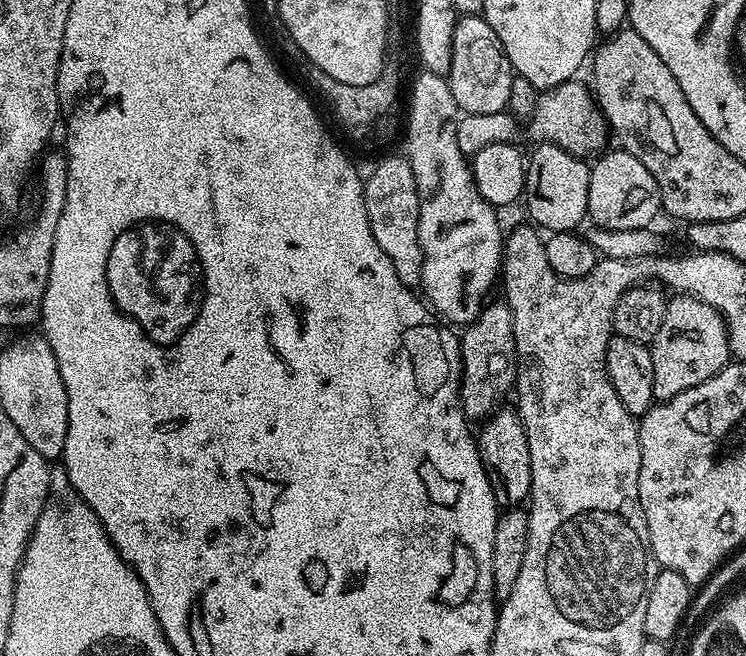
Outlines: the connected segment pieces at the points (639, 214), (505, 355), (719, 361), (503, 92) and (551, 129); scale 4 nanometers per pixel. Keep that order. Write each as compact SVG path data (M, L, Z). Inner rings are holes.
M605 151L599 157L601 160L591 165L587 219L592 220L595 227L610 230L647 228L653 223L651 220L662 212L658 184L653 174L633 154L615 151Z
M485 303L480 317L463 329L460 342L460 404L469 421L480 422L501 407L500 399L513 391L516 383L514 326L507 303Z
M676 294L666 306L666 318L658 326L658 334L650 342L654 362L654 394L656 400L669 400L690 386L717 376L730 362L728 328L724 317L714 307L696 296Z
M483 15L460 16L454 26L454 46L452 47L452 61L446 77L450 90L454 94L454 102L464 114L498 114L505 111L510 102L510 86L513 78L512 63L502 46L498 42L498 34L484 20Z
M573 78L556 88L541 91L536 97L536 108L532 112L530 123L533 141L556 144L578 157L588 158L591 152L599 153L605 147L603 144L610 140L610 129L596 106L589 85L579 84L578 81L579 79Z

